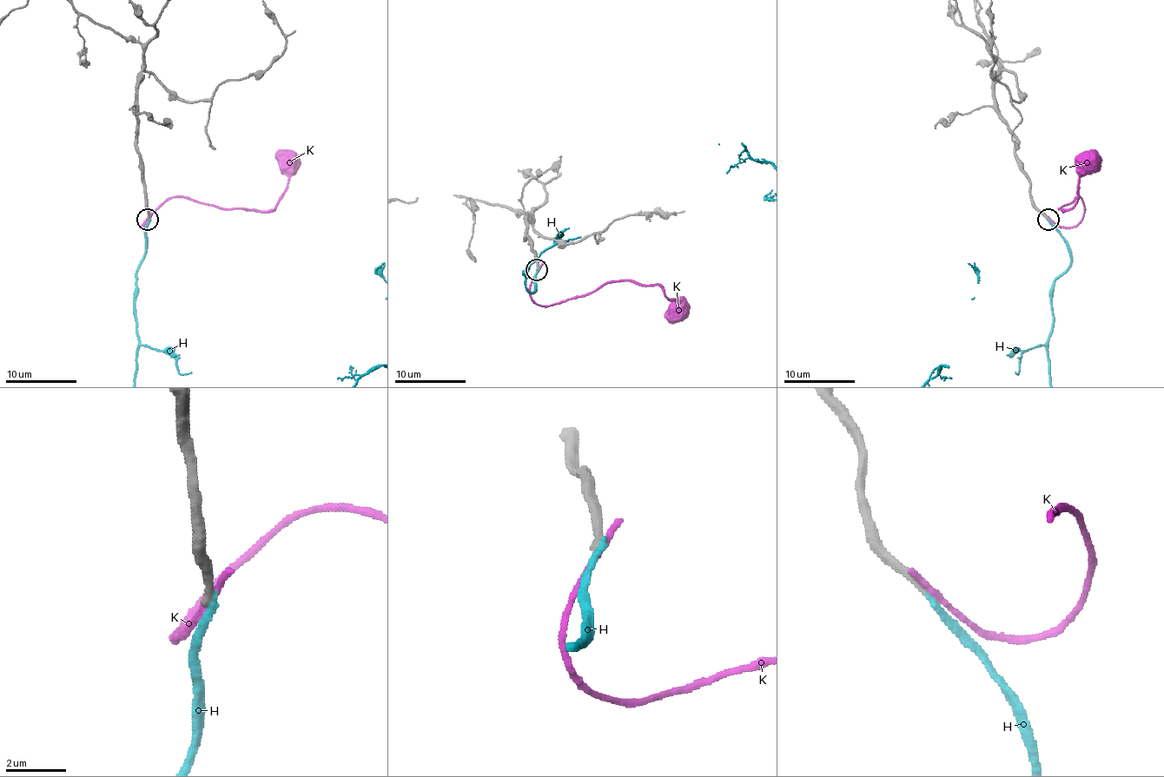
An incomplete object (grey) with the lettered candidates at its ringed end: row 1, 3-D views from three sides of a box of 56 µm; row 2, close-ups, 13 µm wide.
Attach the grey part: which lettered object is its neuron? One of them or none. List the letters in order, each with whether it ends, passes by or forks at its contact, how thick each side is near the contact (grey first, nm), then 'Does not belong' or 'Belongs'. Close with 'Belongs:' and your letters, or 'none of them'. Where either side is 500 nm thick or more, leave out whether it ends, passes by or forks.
H: It ends there. Thickness 320 nm (grey) against 240 nm. Does not belong
K: It passes by. Thickness 320 nm (grey) against 180 nm. Does not belong
Belongs: none of them

